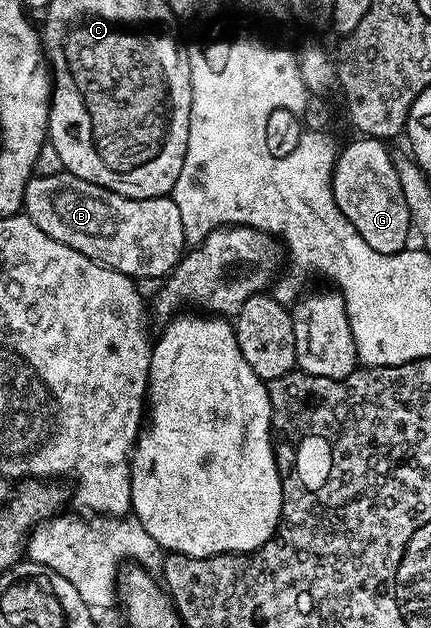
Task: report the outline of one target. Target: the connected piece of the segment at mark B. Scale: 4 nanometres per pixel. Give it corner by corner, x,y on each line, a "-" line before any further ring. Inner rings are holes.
63,170
51,175
34,175
26,186
24,214
48,237
56,237
64,245
84,253
89,259
116,269
120,273
133,277
135,280
158,279
170,274
176,264
182,260
188,244
184,237
184,221
180,221
180,209
176,209
173,198
133,199
124,197
115,191
104,189
92,181
84,181
84,177
76,177
71,171

